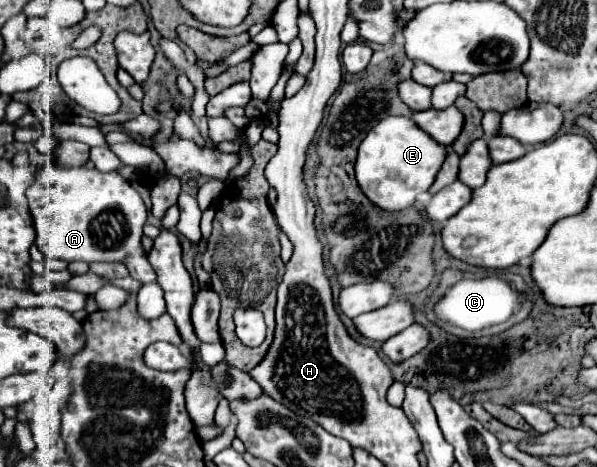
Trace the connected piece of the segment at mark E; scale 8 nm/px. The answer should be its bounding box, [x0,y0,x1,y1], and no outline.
[355,117,445,211]

